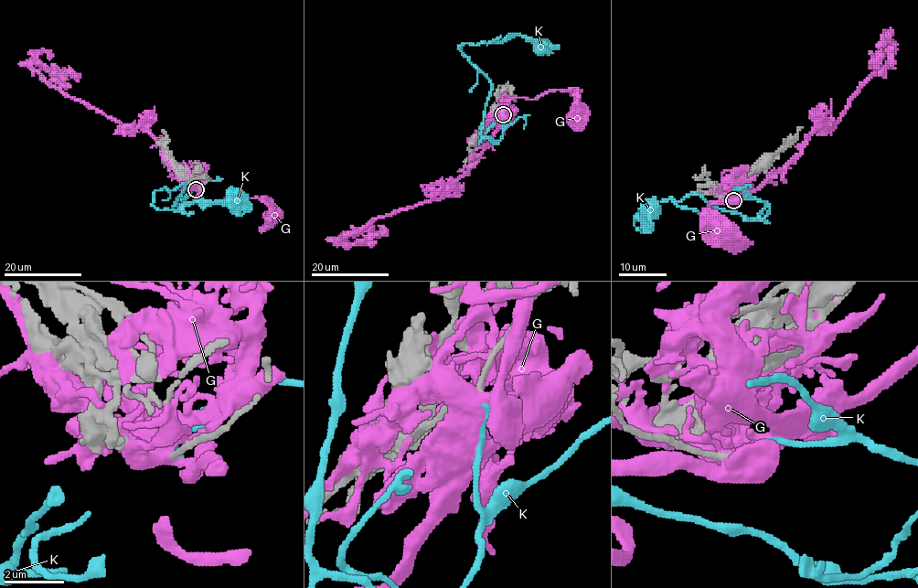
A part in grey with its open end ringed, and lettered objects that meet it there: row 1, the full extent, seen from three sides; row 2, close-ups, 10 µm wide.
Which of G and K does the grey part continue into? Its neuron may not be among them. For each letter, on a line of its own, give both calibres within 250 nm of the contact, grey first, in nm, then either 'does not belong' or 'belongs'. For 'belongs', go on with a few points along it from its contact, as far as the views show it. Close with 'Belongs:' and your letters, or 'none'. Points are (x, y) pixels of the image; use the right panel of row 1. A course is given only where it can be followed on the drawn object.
G: calibres 180 and 460 nm; does not belong
K: calibres 170 and 170 nm; belongs; course (732, 200), (756, 198), (768, 212), (747, 219), (691, 192), (659, 200), (645, 225), (636, 213), (647, 213)
Belongs: K

